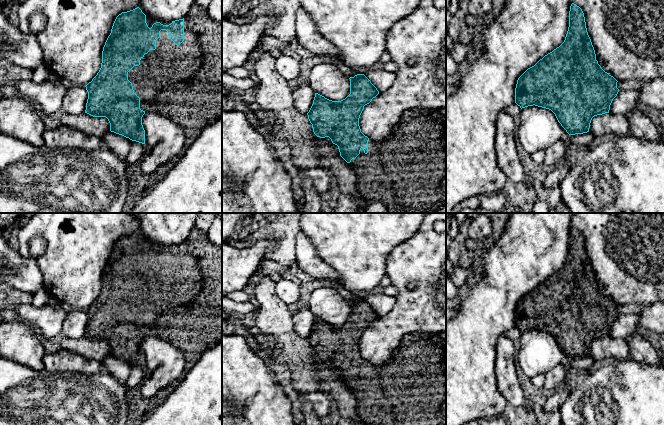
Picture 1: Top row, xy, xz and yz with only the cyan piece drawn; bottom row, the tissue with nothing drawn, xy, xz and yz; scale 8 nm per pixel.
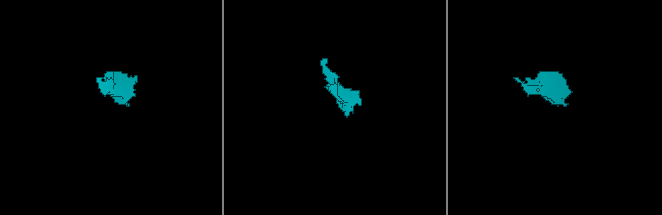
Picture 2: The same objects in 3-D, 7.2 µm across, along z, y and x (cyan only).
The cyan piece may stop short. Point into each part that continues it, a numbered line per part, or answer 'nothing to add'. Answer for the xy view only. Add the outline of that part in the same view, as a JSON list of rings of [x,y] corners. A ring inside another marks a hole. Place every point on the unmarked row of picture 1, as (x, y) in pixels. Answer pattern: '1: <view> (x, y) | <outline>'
1: xy (184, 307) | [[[193,227],[188,238],[184,241],[184,265],[177,270],[169,261],[166,254],[160,255],[160,261],[156,264],[156,273],[150,274],[140,284],[139,290],[134,290],[128,296],[128,304],[132,307],[134,317],[140,322],[140,333],[145,337],[154,336],[176,346],[188,358],[196,358],[205,351],[213,348],[222,341],[222,248],[212,244],[207,234]]]

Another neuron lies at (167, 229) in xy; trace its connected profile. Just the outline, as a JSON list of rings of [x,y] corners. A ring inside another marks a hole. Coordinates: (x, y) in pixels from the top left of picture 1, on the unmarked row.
[[[130,213],[139,222],[142,236],[157,245],[183,243],[195,227],[198,213]]]

